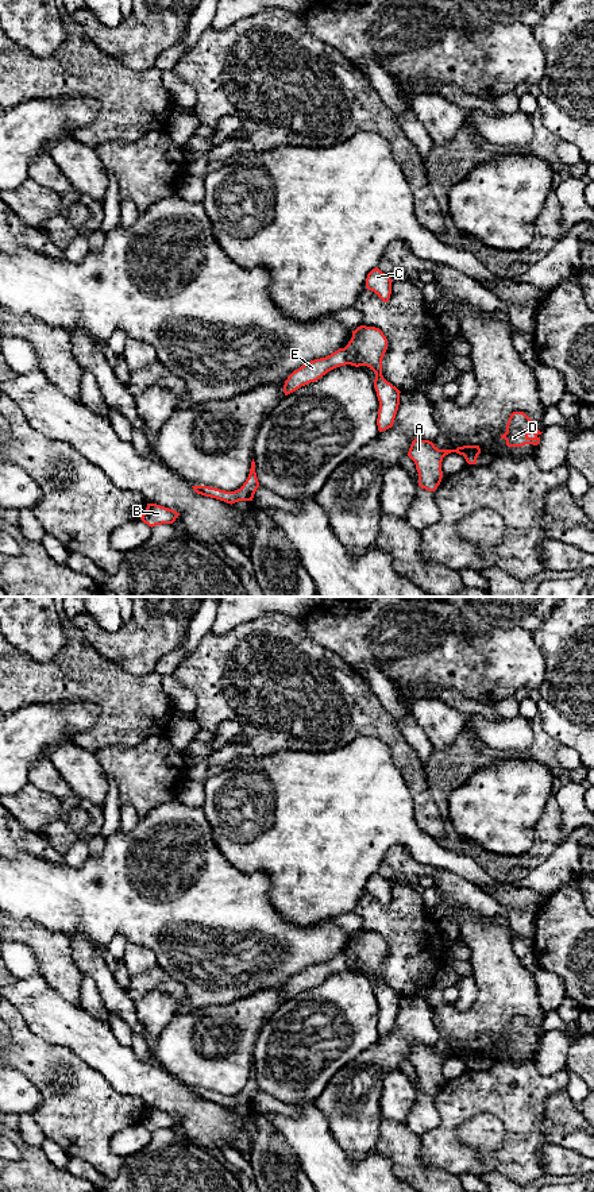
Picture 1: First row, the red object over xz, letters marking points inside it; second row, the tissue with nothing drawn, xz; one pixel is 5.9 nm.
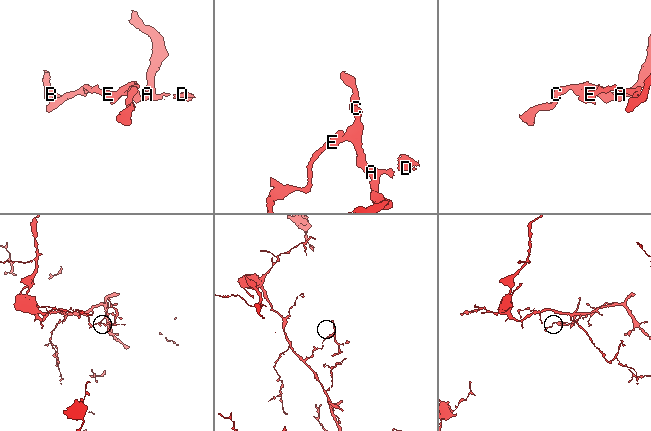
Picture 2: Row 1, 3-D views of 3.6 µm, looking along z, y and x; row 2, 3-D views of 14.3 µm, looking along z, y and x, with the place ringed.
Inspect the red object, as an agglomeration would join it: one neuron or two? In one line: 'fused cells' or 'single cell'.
fused cells

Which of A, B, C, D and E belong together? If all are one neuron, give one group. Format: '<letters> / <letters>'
A C D / B E

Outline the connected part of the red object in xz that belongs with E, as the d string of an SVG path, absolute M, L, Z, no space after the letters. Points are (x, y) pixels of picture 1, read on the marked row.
M339 348L325 358L310 360L288 377L284 385L284 393L288 396L301 386L316 382L328 371L346 364L348 364L348 362L344 348Z

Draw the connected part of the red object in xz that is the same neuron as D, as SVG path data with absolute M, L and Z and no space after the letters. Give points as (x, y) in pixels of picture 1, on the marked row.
M513 412L508 420L506 432L501 435L501 439L506 440L508 447L537 445L541 433L536 423L524 412Z

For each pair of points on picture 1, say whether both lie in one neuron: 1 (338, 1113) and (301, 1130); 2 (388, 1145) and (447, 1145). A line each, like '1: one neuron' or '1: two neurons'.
1: two neurons
2: two neurons

